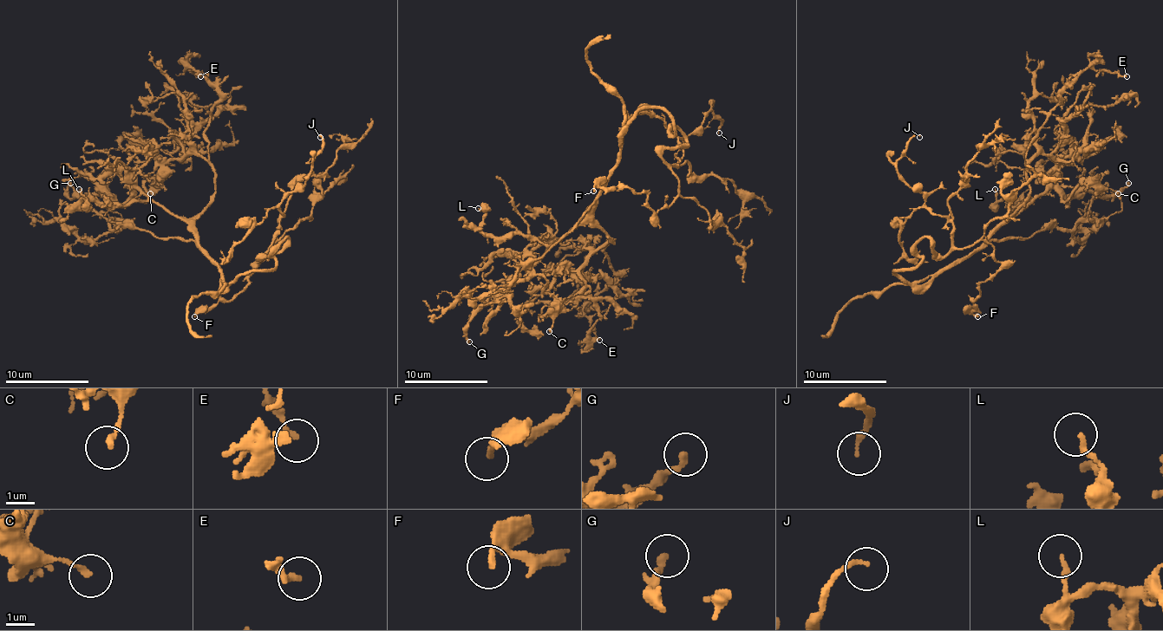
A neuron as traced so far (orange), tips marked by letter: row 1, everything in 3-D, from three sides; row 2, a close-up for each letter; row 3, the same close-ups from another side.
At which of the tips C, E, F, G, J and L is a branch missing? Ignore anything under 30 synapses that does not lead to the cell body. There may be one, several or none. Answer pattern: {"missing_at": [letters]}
{"missing_at": []}

